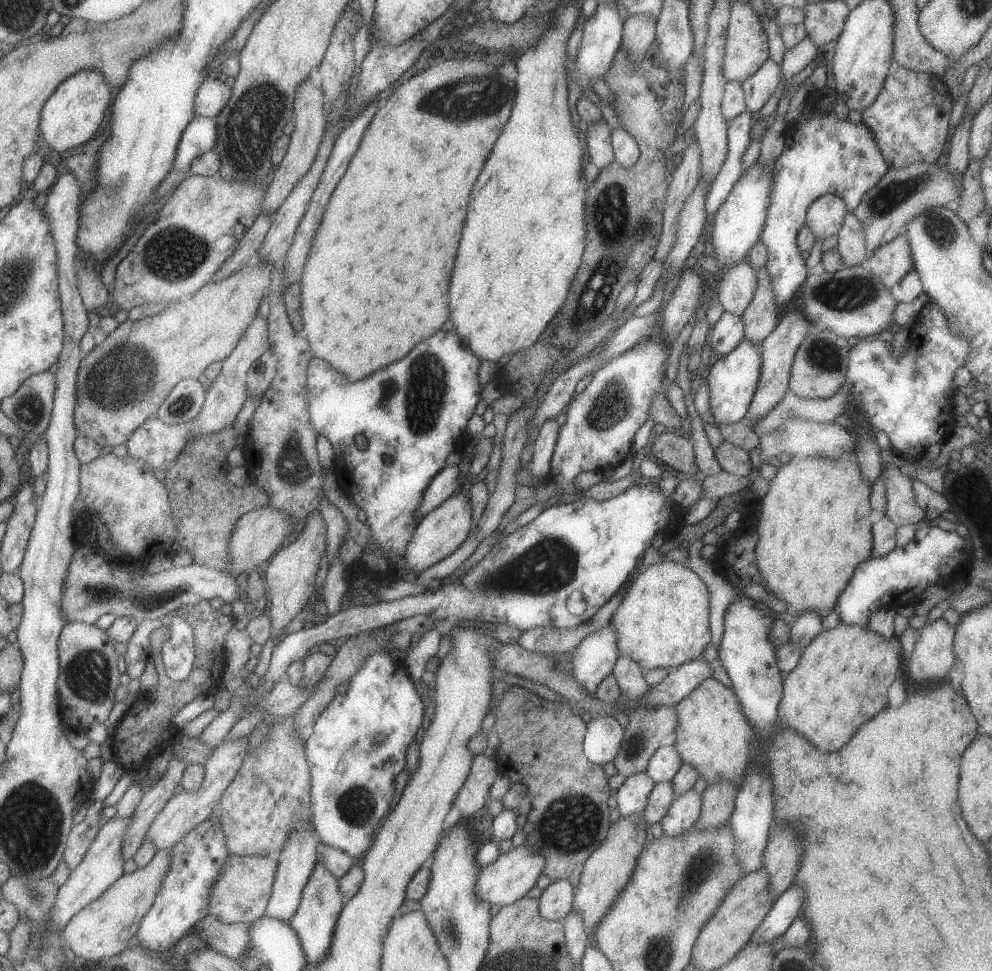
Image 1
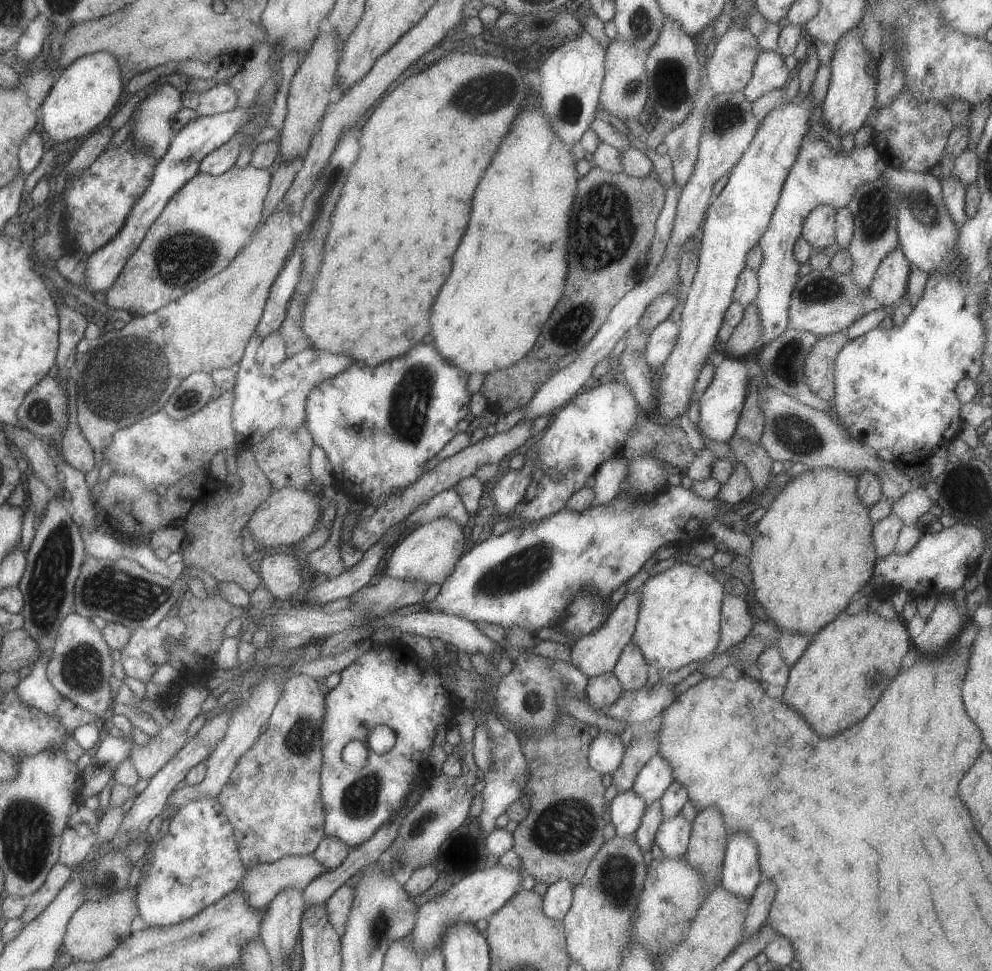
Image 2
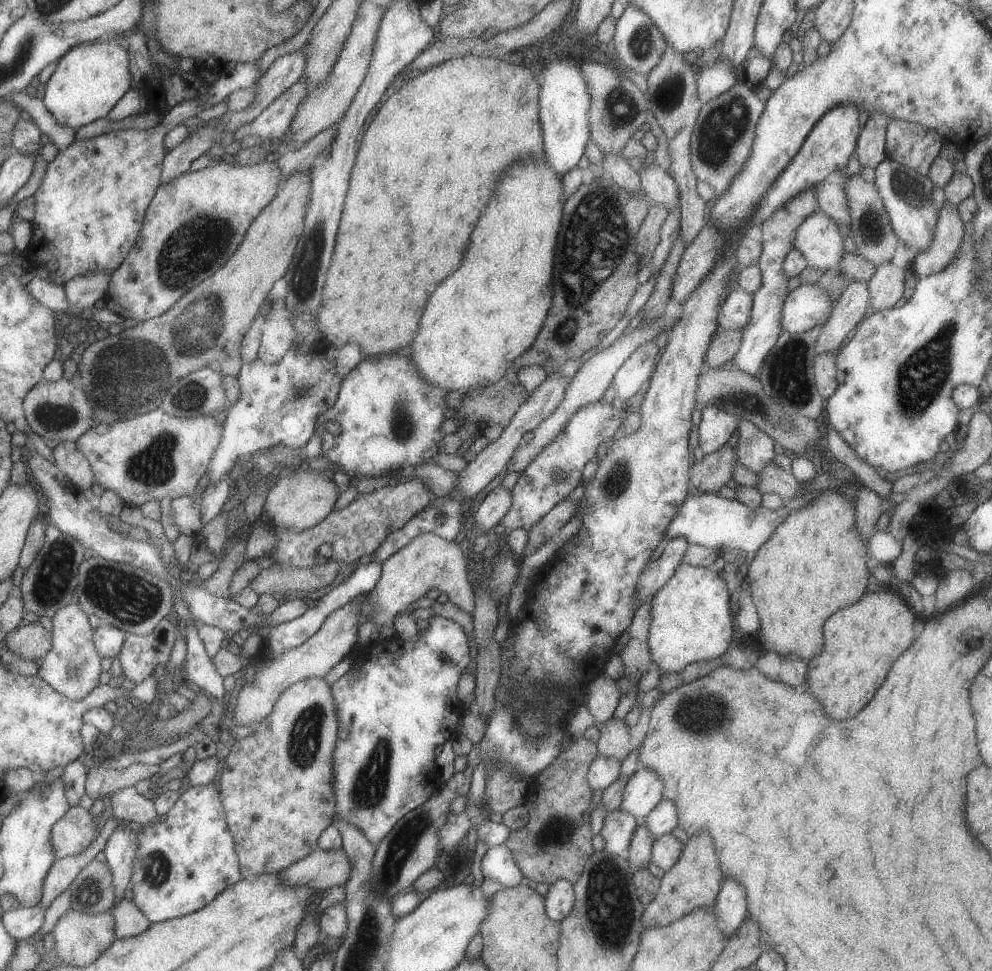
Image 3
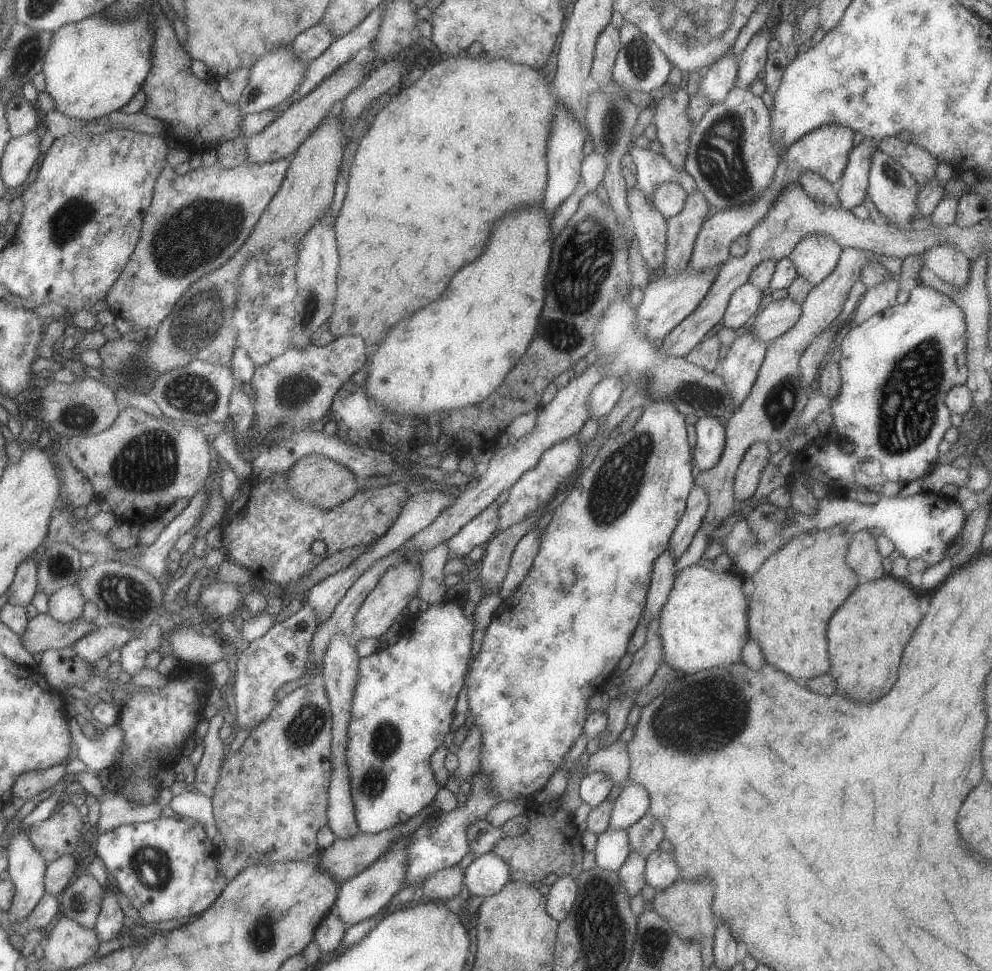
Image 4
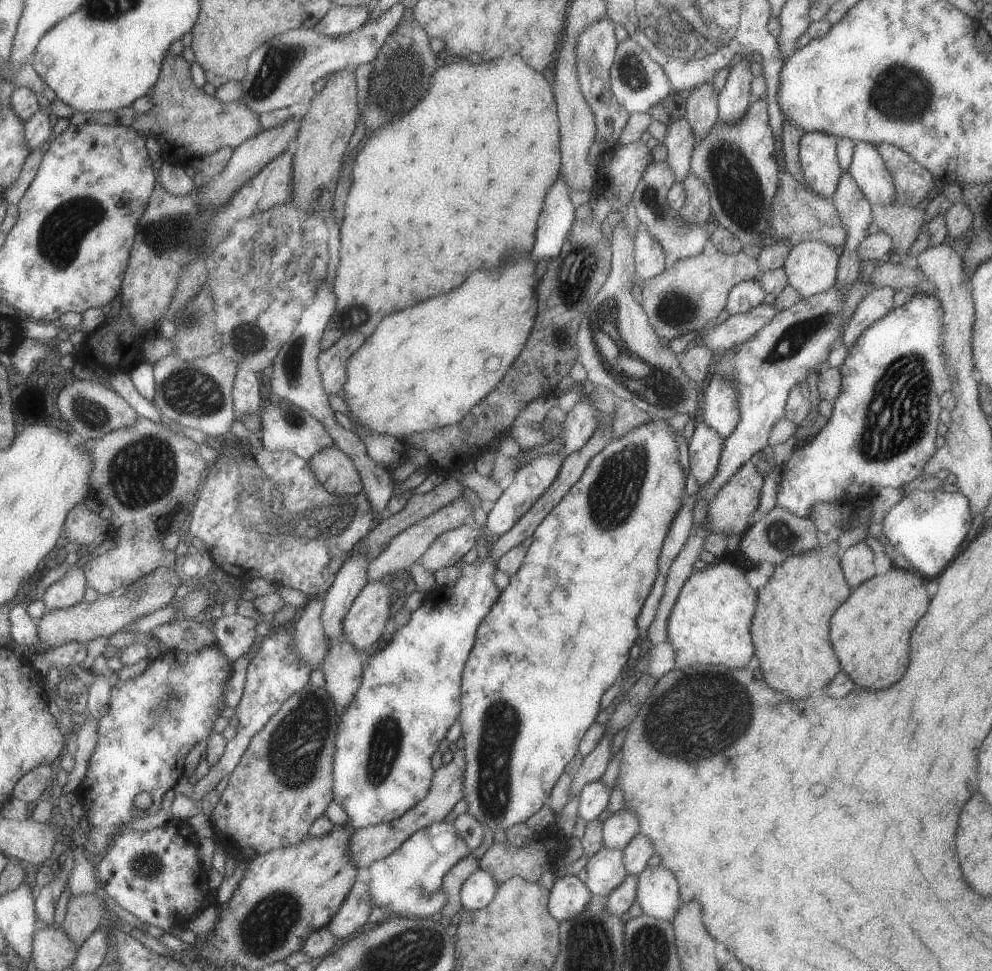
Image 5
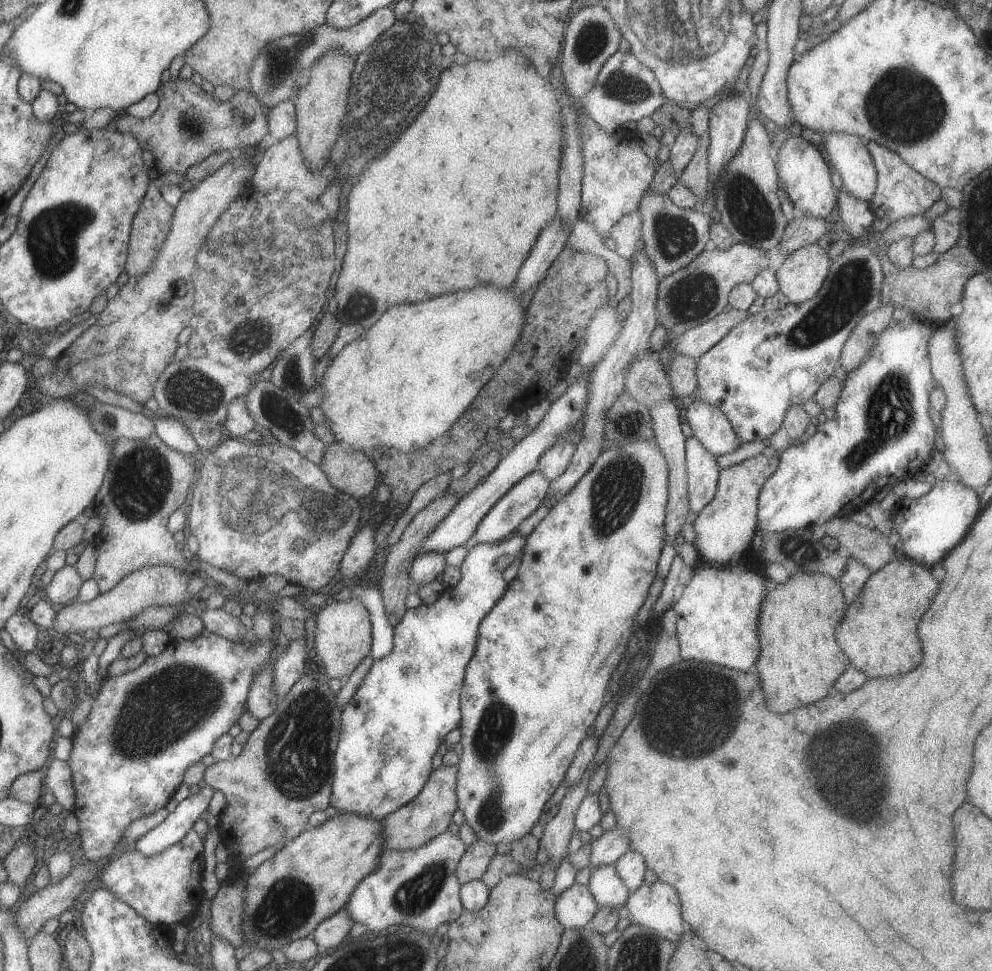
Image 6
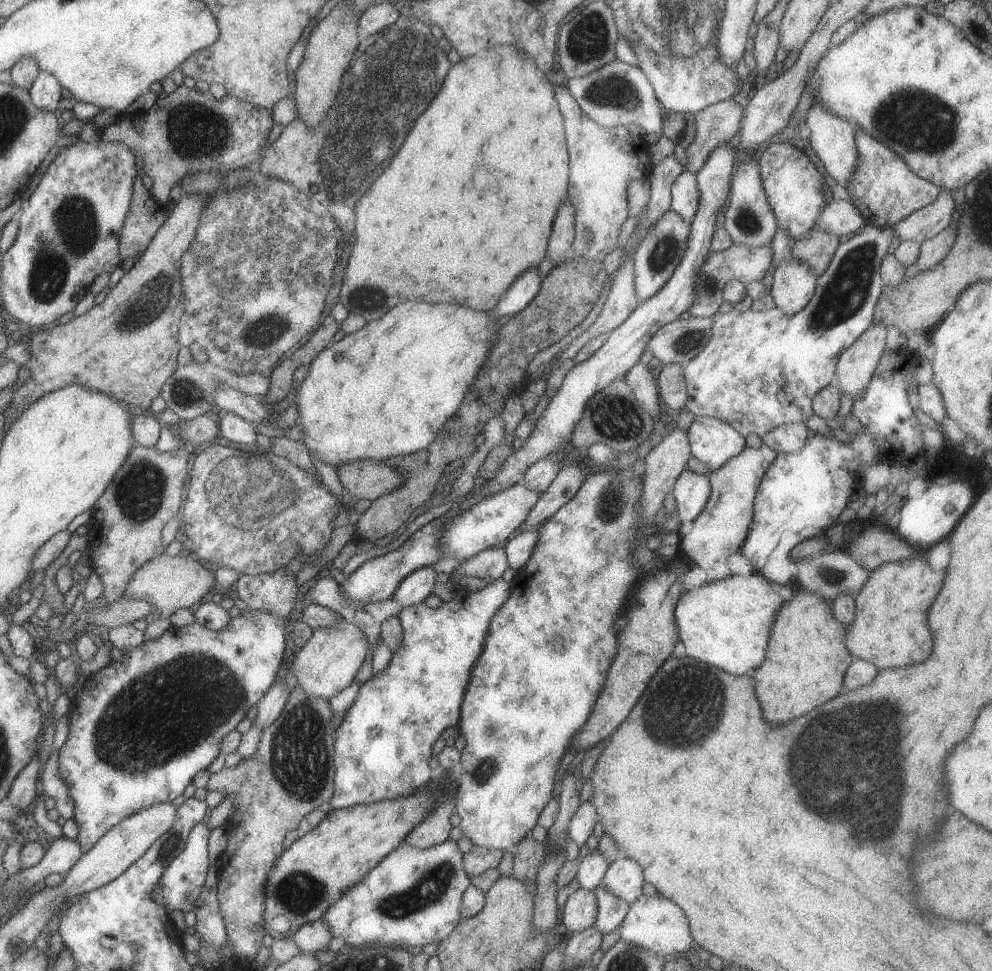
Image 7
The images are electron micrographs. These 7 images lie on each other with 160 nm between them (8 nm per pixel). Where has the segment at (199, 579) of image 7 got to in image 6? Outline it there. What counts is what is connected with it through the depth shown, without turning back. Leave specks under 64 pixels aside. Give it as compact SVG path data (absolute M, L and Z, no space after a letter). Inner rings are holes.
M172 564L146 566L126 576L117 586L89 602L76 602L56 609L54 629L62 636L85 635L87 630L100 630L111 624L126 623L150 606L181 606L196 601L188 591L191 575L182 567Z

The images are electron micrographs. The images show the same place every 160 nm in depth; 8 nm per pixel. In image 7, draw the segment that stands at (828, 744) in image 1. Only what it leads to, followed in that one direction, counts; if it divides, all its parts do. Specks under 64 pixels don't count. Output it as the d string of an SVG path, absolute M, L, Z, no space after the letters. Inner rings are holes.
M923 554L906 561L895 561L882 564L876 571L870 574L870 578L864 584L862 590L855 598L856 616L850 628L846 631L846 648L851 656L863 659L874 664L878 671L883 669L905 668L910 664L918 664L922 660L930 658L932 652L932 636L926 626L926 612L936 600L946 572L934 572L930 564L926 562Z

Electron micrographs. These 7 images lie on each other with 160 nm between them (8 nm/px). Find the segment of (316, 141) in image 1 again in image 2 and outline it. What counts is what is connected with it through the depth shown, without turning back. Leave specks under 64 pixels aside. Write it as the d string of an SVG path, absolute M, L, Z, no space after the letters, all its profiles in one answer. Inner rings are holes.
M322 31L320 36L314 41L308 54L300 62L300 66L293 76L287 98L287 115L280 132L280 149L282 153L282 163L291 163L300 156L304 158L308 154L312 134L326 112L326 107L330 103L330 91L336 80L340 54L337 52L337 40L332 33Z

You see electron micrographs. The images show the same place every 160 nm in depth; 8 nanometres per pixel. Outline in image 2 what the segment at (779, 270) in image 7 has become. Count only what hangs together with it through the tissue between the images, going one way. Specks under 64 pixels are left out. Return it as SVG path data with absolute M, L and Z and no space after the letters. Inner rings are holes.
M818 205L806 217L801 236L812 248L828 248L835 242L835 216L837 208L832 205Z

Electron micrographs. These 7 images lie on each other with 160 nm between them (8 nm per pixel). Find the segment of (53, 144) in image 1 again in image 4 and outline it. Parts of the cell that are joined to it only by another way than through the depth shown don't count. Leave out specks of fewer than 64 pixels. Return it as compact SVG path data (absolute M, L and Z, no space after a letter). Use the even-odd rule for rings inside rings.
M149 1L139 17L124 23L114 23L101 11L52 32L43 73L46 76L45 92L54 99L55 110L79 121L98 120L122 110L122 106L143 88L153 59L151 6Z

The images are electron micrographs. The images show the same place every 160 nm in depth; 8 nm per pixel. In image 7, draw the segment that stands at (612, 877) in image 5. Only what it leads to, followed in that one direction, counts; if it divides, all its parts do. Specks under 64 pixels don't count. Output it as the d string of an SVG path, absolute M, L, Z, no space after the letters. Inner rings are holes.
M602 885L593 892L598 900L597 920L593 927L604 936L621 927L630 905Z

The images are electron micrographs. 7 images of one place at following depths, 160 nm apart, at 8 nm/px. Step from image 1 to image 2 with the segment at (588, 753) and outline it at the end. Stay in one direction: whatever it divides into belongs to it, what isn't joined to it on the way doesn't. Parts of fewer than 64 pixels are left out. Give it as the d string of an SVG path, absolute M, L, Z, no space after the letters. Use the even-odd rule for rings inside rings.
M614 731L599 732L591 739L589 748L590 766L602 776L612 774L622 762L625 753L625 744L621 735Z

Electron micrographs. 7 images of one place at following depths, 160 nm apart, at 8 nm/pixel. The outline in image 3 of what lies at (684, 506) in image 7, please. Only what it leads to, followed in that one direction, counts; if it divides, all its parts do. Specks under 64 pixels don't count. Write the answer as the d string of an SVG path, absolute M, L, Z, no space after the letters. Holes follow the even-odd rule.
M705 404L701 409L701 422L699 424L699 446L706 455L718 452L719 448L726 445L730 436L738 426L737 416L727 410L719 409L715 404Z

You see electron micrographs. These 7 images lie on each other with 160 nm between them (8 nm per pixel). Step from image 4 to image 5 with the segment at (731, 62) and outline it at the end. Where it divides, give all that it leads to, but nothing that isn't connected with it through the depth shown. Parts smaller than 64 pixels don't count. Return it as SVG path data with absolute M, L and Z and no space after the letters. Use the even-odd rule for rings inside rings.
M713 81L705 82L699 87L692 89L687 95L687 111L684 117L688 119L692 126L695 136L695 146L697 142L707 135L707 132L714 126L714 123L719 118L719 92L714 89L716 85Z

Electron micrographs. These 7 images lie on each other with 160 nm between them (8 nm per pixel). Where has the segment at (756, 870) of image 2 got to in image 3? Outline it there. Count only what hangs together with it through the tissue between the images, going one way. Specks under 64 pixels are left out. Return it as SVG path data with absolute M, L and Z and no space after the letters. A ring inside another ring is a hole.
M736 877L723 879L714 910L719 918L719 927L728 940L748 916L747 890Z

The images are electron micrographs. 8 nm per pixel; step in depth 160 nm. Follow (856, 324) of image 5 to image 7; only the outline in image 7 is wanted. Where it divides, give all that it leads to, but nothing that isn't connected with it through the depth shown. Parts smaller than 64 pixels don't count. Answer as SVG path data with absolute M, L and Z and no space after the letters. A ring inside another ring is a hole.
M873 324L848 348L839 358L837 377L835 383L842 392L856 400L856 396L864 396L876 368L878 362L885 352L886 337L887 337L886 324Z

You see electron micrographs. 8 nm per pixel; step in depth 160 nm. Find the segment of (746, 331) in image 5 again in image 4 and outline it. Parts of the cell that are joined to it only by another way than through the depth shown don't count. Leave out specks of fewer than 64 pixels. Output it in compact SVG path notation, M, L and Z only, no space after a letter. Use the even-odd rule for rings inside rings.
M792 298L785 300L768 299L763 308L743 329L752 332L760 340L776 340L782 337L798 322L802 315L801 304Z

